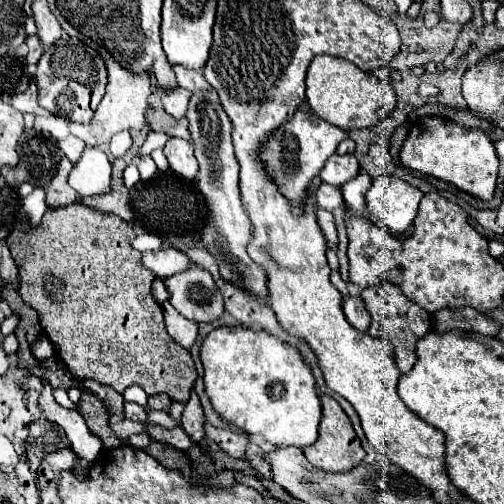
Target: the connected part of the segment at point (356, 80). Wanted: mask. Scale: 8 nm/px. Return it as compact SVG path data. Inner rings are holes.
M318 55L310 63L306 75L306 99L320 119L342 129L374 127L396 107L396 93L388 83L354 67L350 61L332 55Z

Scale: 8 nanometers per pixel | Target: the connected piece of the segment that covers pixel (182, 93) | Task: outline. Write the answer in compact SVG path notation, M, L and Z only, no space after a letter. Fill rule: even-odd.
M180 87L162 89L162 105L164 105L166 113L170 113L174 117L184 117L188 99L190 99L190 91L186 91L186 89L180 89Z

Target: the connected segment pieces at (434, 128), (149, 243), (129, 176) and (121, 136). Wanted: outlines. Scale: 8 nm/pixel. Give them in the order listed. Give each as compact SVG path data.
M424 117L410 127L400 151L400 161L414 171L452 183L478 199L488 201L494 197L498 177L498 155L494 143L488 139L486 133L482 133L482 129L464 127L444 117Z
M144 233L138 235L136 239L134 239L132 247L140 252L147 250L160 251L162 243L163 242L160 237L156 237L156 235L152 235L152 233Z
M130 163L130 165L124 169L124 185L126 185L126 187L134 187L138 181L140 181L138 167L136 167L134 163Z
M120 131L110 141L110 153L114 157L122 157L130 147L132 147L132 135L130 135L130 131Z

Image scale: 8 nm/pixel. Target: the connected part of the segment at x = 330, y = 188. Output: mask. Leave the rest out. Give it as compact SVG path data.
M322 183L316 191L316 203L318 207L322 209L328 209L328 211L334 211L336 207L342 207L342 191L334 185L328 185L328 183Z

